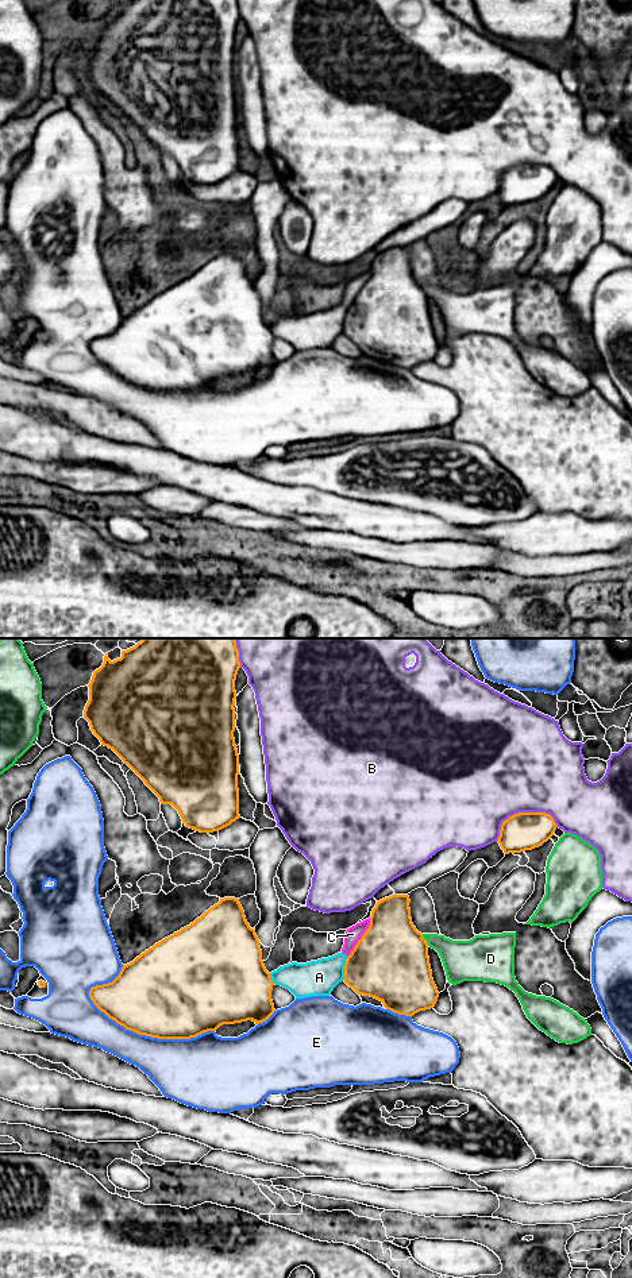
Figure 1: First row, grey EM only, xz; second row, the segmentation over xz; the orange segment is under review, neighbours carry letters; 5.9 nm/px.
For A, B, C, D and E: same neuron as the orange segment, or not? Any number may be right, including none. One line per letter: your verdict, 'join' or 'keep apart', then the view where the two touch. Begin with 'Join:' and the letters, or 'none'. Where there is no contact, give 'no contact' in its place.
Join: none
A: keep apart | xz
B: keep apart | xz
C: keep apart | xz
D: keep apart | xz
E: keep apart | xz

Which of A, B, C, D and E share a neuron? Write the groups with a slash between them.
A C D / B / E

